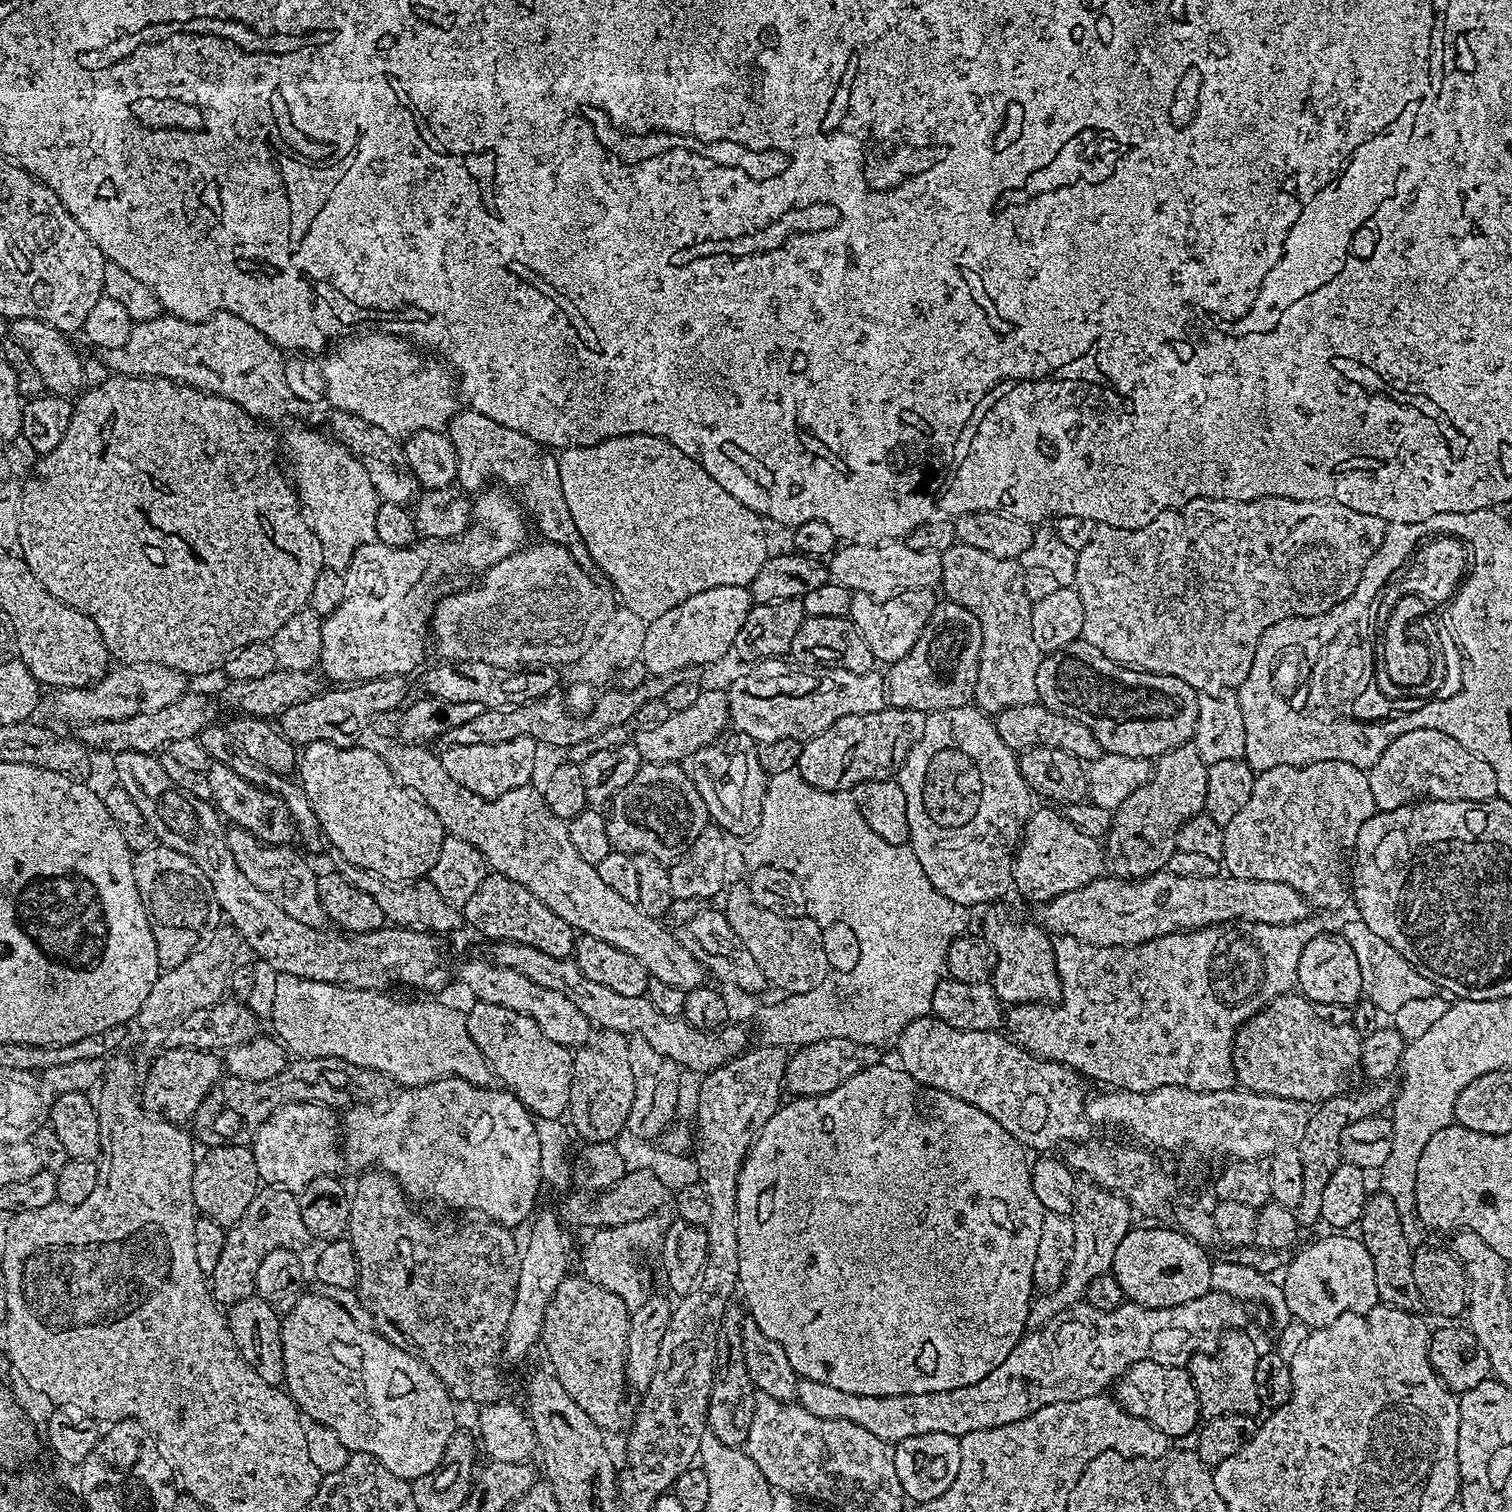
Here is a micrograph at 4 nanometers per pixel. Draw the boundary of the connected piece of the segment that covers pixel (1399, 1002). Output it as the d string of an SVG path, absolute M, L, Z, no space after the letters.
M1359 918L1348 920L1342 928L1346 942L1350 942L1350 950L1354 950L1354 958L1358 958L1358 970L1362 970L1363 995L1368 996L1367 1003L1374 1008L1381 1008L1383 1012L1395 1014L1406 1002L1414 1002L1414 998L1426 998L1433 995L1434 986L1425 976L1418 974L1418 970L1386 938L1378 938L1370 926Z

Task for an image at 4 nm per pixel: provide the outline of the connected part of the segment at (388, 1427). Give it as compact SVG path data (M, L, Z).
M328 1296L302 1297L289 1310L288 1316L286 1312L283 1317L280 1326L280 1341L282 1342L282 1358L284 1359L284 1384L288 1395L292 1397L293 1404L296 1405L297 1409L302 1410L303 1415L309 1421L325 1424L327 1428L334 1430L334 1434L338 1434L338 1438L342 1438L342 1446L346 1446L349 1453L371 1456L379 1467L381 1464L390 1475L397 1476L400 1479L397 1481L400 1482L411 1482L418 1479L419 1476L429 1476L440 1465L452 1433L457 1431L458 1428L456 1412L452 1409L454 1397L448 1393L446 1385L418 1357L408 1353L407 1348L399 1343L387 1340L386 1337L381 1336L375 1330L369 1330L358 1322L354 1322L354 1318L350 1318L348 1308L345 1305L340 1305L336 1300L331 1300Z

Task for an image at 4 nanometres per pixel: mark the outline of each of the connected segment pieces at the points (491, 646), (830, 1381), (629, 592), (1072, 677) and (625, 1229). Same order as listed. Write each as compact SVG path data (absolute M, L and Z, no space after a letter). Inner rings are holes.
M539 543L534 548L528 550L526 548L519 553L513 553L496 565L485 569L479 577L481 580L469 592L456 592L453 596L446 597L437 606L436 612L434 608L434 613L430 620L430 632L433 637L436 635L436 652L440 655L439 659L441 661L486 662L490 666L511 668L513 670L520 670L525 666L561 666L560 664L572 666L575 665L578 658L582 658L582 654L586 654L586 650L590 650L590 646L594 646L598 634L602 634L602 626L606 626L606 622L610 622L610 614L614 614L618 607L618 600L614 595L613 589L605 586L603 583L600 585L595 580L595 575L592 572L582 570L582 566L578 566L578 562L574 562L572 555L561 544Z
M881 1062L854 1074L854 1078L846 1078L838 1090L830 1090L821 1096L802 1096L792 1098L781 1103L776 1113L762 1126L762 1130L752 1141L752 1149L749 1150L744 1164L738 1174L738 1186L736 1187L736 1209L738 1210L738 1274L740 1275L739 1291L744 1292L744 1300L748 1303L748 1312L751 1323L757 1324L760 1333L764 1335L773 1345L776 1344L779 1351L786 1358L790 1358L790 1366L796 1371L797 1377L813 1380L816 1384L825 1384L828 1388L833 1388L839 1394L850 1396L897 1396L907 1392L937 1392L938 1390L954 1390L962 1386L970 1386L990 1370L1002 1366L1006 1362L1006 1354L1014 1350L1016 1343L1026 1335L1028 1328L1028 1309L1032 1307L1034 1299L1034 1289L1032 1279L1034 1278L1034 1258L1038 1258L1038 1238L1042 1235L1042 1218L1045 1210L1042 1202L1034 1195L1032 1185L1032 1170L1029 1157L1025 1149L990 1114L962 1102L945 1092L939 1092L933 1088L927 1088L925 1084L920 1084L912 1076L906 1075L899 1067L891 1068L887 1062Z
M615 436L594 446L565 448L559 453L558 459L562 494L566 498L570 518L574 518L574 526L578 526L580 540L586 546L586 550L590 550L593 565L597 569L601 568L608 575L607 583L614 589L623 607L634 610L634 614L638 614L638 618L642 618L645 622L662 618L666 610L674 610L674 606L686 602L686 598L694 594L702 594L702 590L714 590L714 586L751 585L758 570L762 570L762 566L768 560L770 549L768 549L768 536L764 533L765 521L754 510L742 506L742 502L738 502L734 494L726 494L726 490L722 490L722 486L718 486L718 482L714 482L714 478L710 478L706 470L702 470L698 461L682 454L682 450L678 450L678 446L674 446L669 440L657 436Z
M1082 638L1062 646L1056 652L1049 652L1041 659L1038 666L1039 703L1066 718L1074 718L1087 726L1094 738L1104 747L1107 754L1118 754L1135 760L1151 761L1169 752L1180 744L1187 744L1194 734L1198 716L1196 689L1191 688L1182 678L1159 676L1156 672L1142 672L1138 668L1125 668L1116 664L1098 646L1090 646Z
M651 1219L636 1220L633 1224L624 1224L620 1228L605 1228L595 1233L596 1237L588 1244L584 1252L583 1275L591 1282L610 1290L629 1310L645 1307L644 1280L640 1277L640 1268L636 1265L636 1251L640 1244L648 1244L656 1228Z

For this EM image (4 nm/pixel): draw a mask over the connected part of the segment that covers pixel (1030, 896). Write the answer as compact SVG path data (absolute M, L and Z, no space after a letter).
M1037 807L1028 817L1012 866L1012 883L1028 900L1047 902L1063 892L1078 890L1091 880L1101 879L1106 852L1101 841L1084 833L1059 811Z

